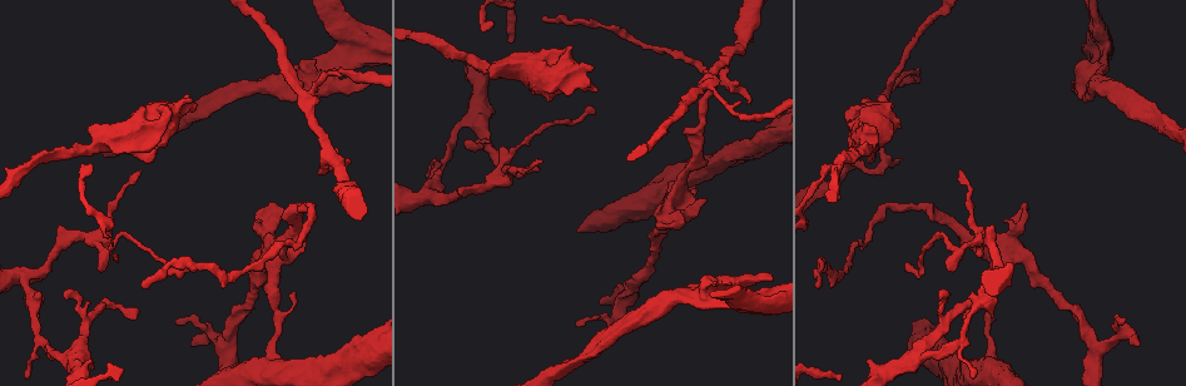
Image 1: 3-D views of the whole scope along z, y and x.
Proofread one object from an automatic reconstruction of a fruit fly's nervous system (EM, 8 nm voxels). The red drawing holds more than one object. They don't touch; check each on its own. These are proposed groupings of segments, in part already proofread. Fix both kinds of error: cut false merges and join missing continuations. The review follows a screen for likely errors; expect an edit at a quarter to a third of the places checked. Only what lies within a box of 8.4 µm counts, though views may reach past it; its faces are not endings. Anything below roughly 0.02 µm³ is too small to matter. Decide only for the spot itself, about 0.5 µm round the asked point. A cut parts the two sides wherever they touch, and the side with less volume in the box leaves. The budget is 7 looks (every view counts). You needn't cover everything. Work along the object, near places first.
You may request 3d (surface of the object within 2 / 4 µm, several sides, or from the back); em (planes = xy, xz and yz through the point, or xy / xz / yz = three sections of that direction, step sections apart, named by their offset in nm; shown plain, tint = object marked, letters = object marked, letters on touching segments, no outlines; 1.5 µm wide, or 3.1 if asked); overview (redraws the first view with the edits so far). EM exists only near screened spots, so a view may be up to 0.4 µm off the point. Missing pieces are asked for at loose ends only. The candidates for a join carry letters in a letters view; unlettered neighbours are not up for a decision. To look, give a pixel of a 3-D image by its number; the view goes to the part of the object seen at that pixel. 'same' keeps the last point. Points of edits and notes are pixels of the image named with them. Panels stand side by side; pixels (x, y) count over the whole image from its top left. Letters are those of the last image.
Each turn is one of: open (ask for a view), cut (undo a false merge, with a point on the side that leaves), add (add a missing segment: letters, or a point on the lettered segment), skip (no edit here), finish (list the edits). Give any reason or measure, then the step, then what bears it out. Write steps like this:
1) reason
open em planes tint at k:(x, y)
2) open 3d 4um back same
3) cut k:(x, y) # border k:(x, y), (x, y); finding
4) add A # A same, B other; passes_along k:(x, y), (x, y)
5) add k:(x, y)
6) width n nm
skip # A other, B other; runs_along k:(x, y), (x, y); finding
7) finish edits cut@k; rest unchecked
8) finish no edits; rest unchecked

four-way junction
open em yz step 4 letters at 1:(711, 302)

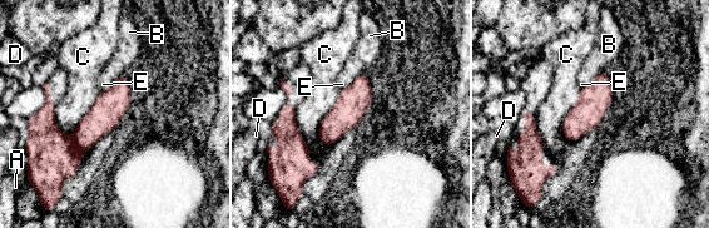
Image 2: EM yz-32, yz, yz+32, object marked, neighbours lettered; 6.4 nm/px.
longest_contact C 380 nm
skip # A other, B other, C other, D other, E other; continuous, no second neuron

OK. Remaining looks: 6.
open em xz step 4 letters at 1:(346, 158)

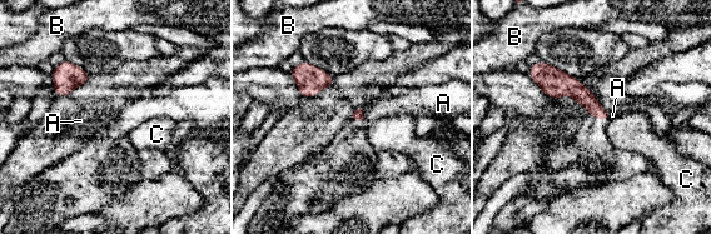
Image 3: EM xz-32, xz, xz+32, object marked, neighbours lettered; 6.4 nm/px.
longest_contact A 90 nm
skip # A other, B other, C other; none of them fits

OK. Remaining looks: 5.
thin end
open 3d 4um back at 1:(137, 307)

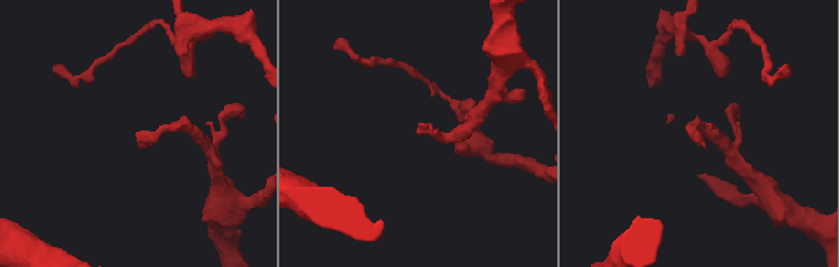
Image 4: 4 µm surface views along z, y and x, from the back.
open em yz step 4 tint at 4:(695, 132)

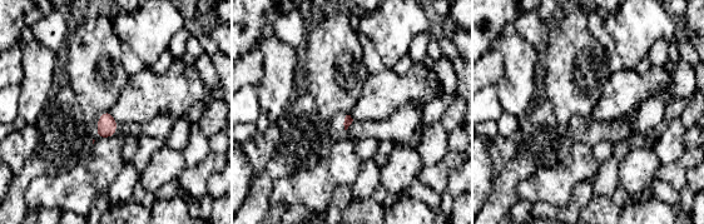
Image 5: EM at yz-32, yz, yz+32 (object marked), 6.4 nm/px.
open em planes letters same

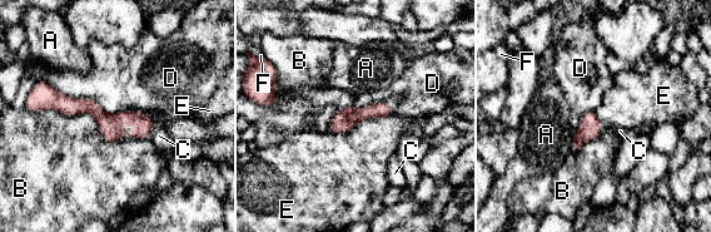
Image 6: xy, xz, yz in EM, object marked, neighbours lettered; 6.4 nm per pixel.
width 140 nm
add C # A other, B other, C same, D other, E other, F other; the neuron continues

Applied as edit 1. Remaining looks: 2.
finish edits add@6; rest unchecked

